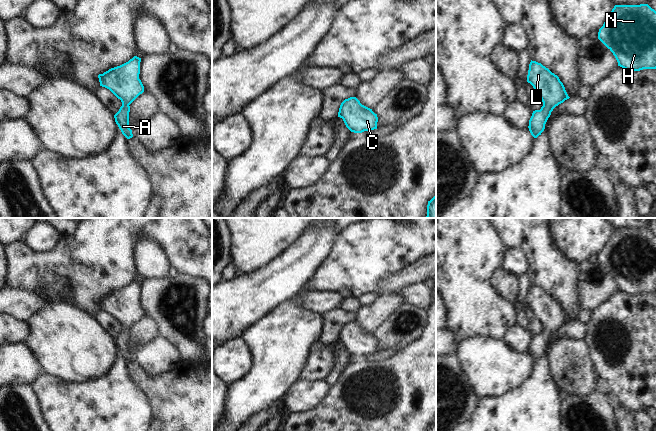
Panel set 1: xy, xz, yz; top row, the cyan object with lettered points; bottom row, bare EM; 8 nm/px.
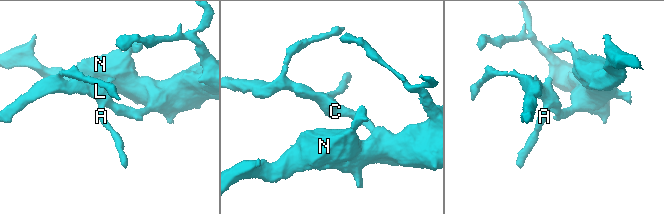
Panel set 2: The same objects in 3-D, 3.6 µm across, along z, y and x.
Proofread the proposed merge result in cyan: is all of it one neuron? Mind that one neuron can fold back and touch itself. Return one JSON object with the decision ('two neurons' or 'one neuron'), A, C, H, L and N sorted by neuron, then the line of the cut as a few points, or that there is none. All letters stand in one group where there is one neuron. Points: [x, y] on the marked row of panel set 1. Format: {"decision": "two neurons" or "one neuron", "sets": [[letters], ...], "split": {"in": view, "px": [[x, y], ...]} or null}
{"decision": "one neuron", "sets": [["A", "C", "H", "L", "N"]], "split": null}

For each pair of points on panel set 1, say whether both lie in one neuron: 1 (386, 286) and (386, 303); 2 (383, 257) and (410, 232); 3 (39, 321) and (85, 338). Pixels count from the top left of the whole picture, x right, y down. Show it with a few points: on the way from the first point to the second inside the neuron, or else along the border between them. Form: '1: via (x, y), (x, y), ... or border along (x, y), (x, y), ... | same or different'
1: border along (393, 292), (379, 296) | different
2: via (390, 250), (403, 239) | same
3: via (50, 329), (63, 338), (74, 338) | same

